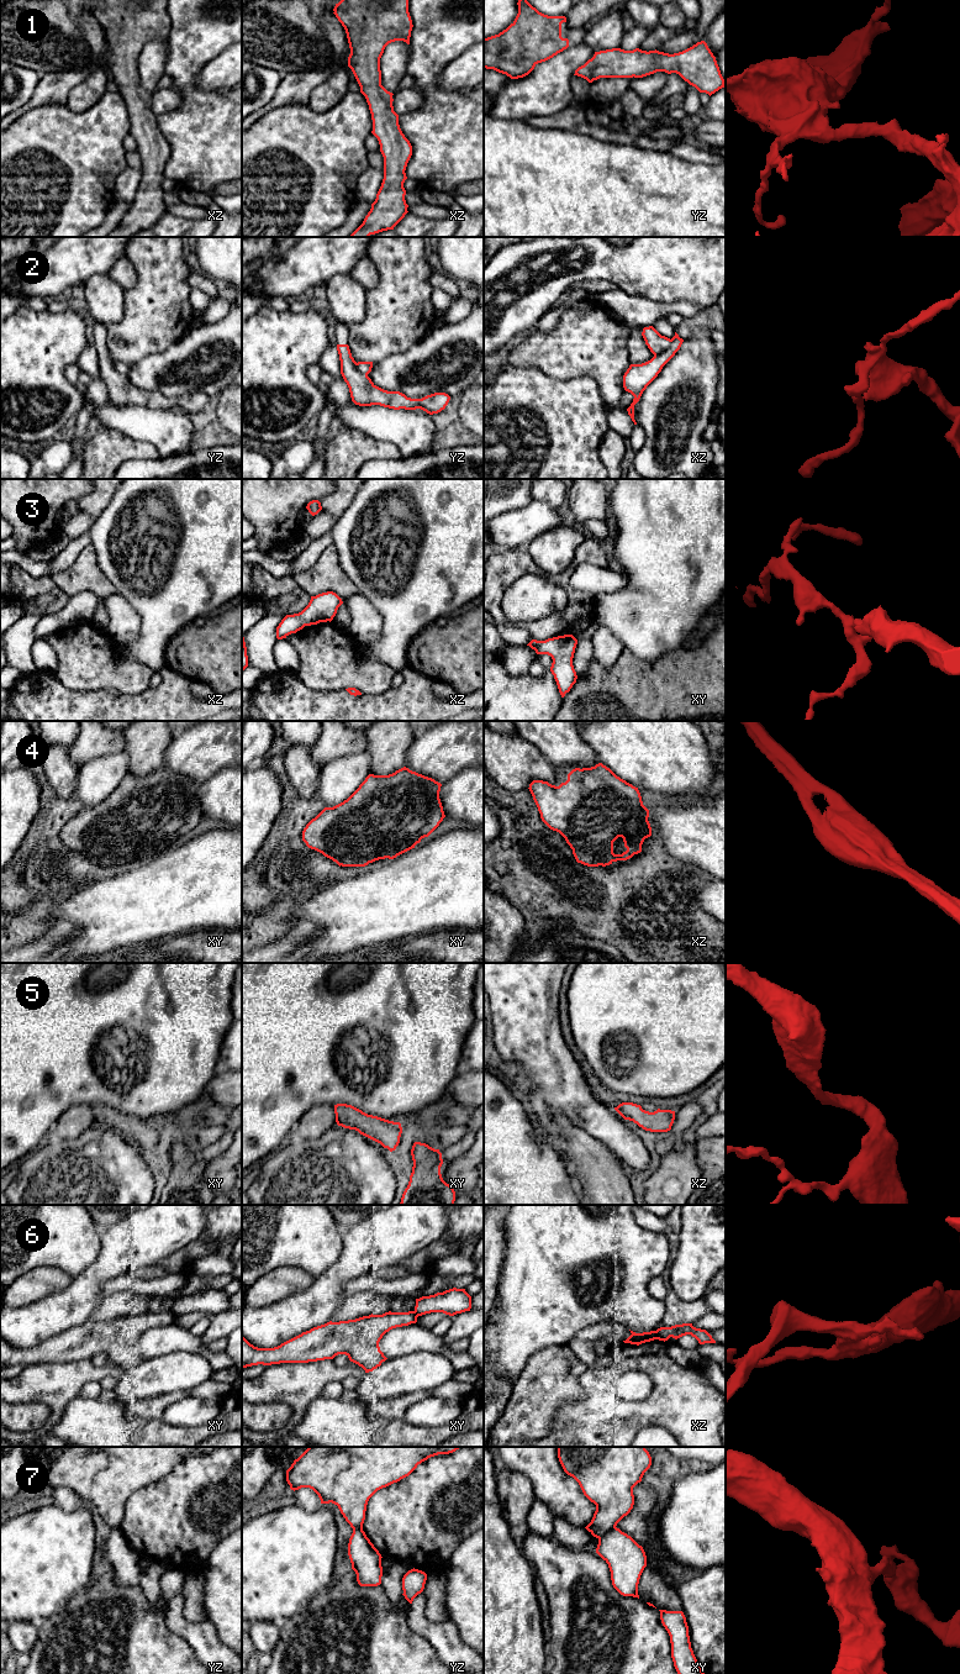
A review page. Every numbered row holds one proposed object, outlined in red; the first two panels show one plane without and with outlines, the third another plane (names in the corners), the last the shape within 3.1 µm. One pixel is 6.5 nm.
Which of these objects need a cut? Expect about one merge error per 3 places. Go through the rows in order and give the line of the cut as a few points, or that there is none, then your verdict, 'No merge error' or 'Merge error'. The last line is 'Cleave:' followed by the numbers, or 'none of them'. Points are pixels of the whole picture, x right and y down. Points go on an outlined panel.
1: No split. No merge error
2: Split along xz (671, 340), (671, 345), (663, 353), (654, 356). Merge error
3: No split. No merge error
4: No split. No merge error
5: No split. No merge error
6: Split along xz (655, 1331), (657, 1338). Merge error
7: Split along xy (615, 1526), (599, 1538). Merge error
Cleave: 2, 6, 7

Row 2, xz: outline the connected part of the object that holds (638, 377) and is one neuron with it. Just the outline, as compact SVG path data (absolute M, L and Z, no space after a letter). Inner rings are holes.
M675 336L671 338L671 346L664 354L654 356L650 360L642 364L631 364L623 375L623 388L626 391L631 393L634 399L631 406L627 409L634 425L634 405L639 401L643 391L647 386L658 377L663 367L675 356L680 349L684 339Z

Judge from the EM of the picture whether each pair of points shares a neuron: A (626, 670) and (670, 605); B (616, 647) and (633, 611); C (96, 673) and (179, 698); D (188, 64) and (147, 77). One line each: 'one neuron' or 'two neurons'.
A: two neurons
B: two neurons
C: two neurons
D: two neurons

